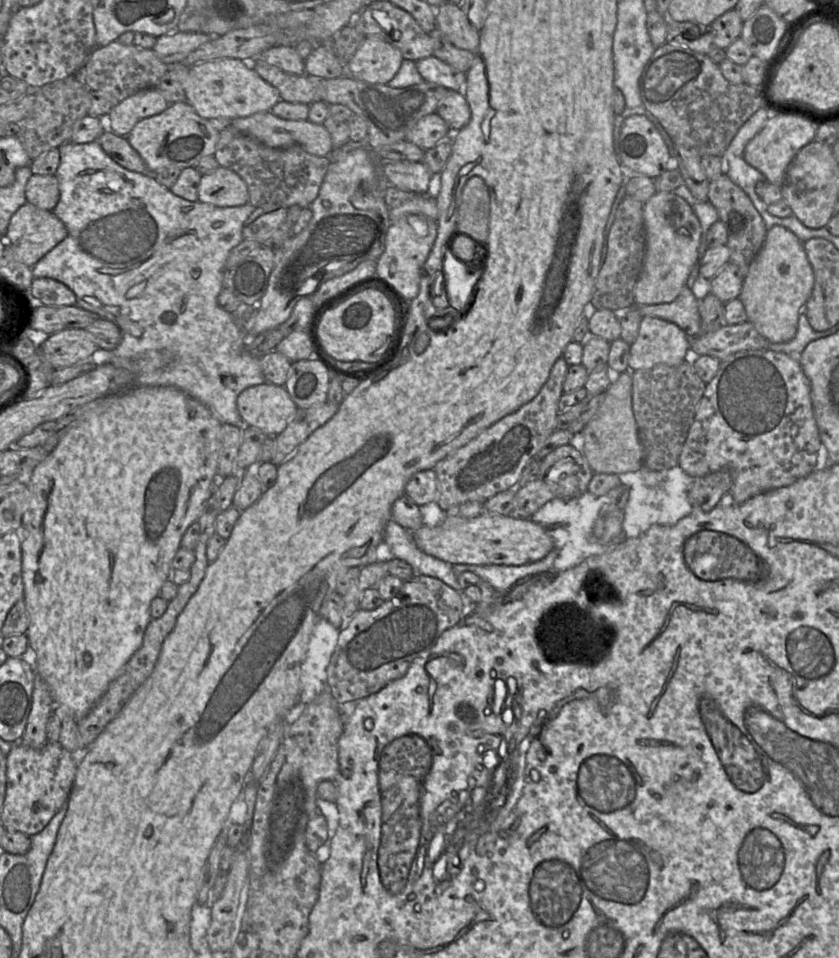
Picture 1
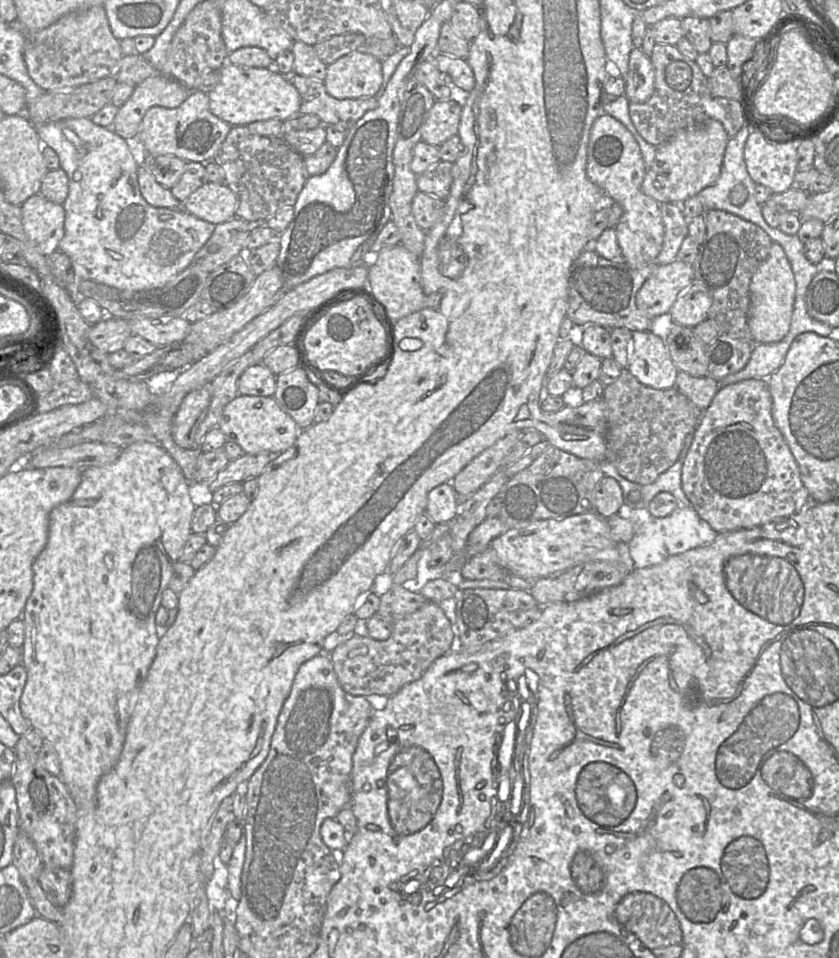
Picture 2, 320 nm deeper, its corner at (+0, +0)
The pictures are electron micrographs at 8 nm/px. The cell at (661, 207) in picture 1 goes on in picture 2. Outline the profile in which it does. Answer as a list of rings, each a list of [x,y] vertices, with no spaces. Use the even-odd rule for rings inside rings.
[[[601,114],[594,122],[588,144],[586,173],[623,209],[622,217],[615,227],[622,259],[633,268],[654,262],[664,240],[664,225],[660,203],[642,191],[647,168],[640,147],[632,133],[616,118]]]

